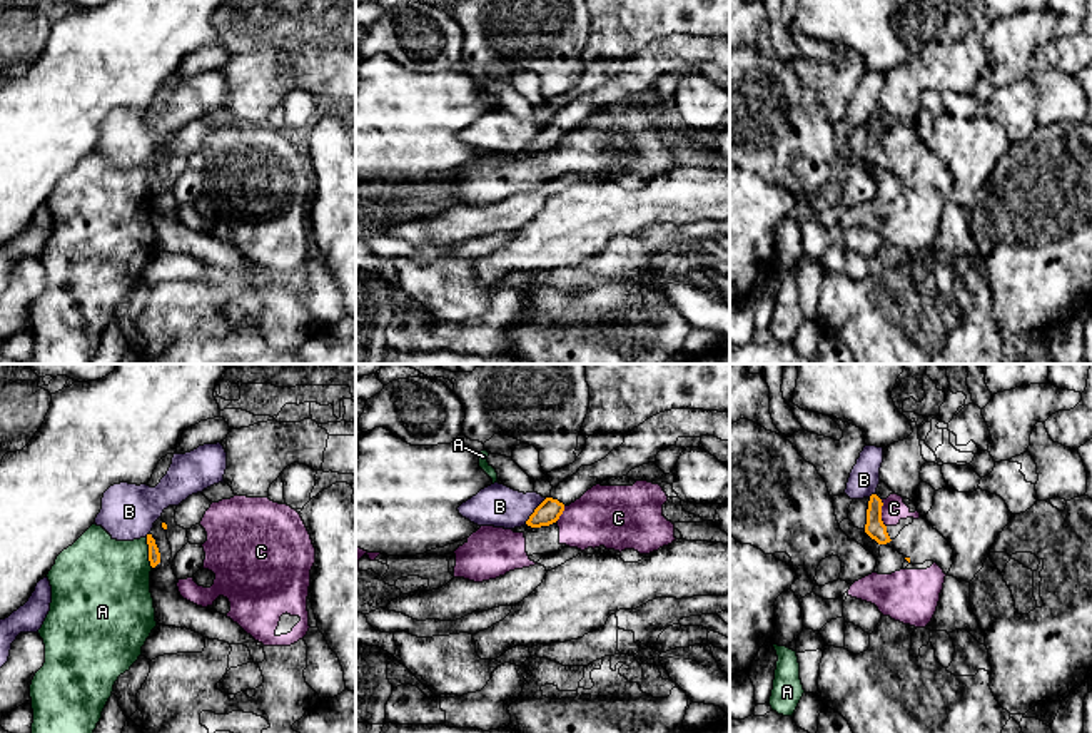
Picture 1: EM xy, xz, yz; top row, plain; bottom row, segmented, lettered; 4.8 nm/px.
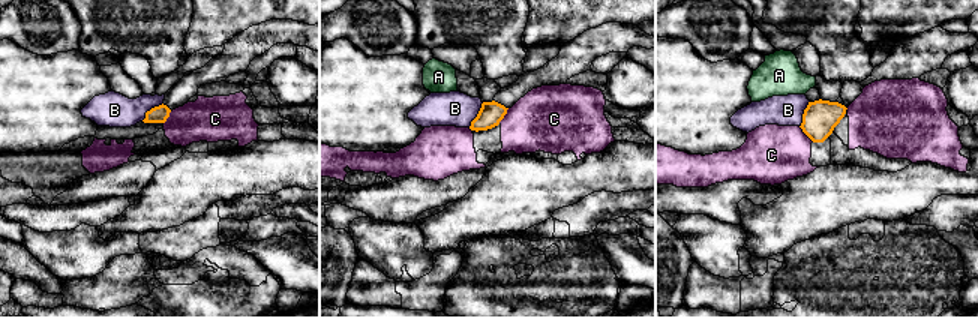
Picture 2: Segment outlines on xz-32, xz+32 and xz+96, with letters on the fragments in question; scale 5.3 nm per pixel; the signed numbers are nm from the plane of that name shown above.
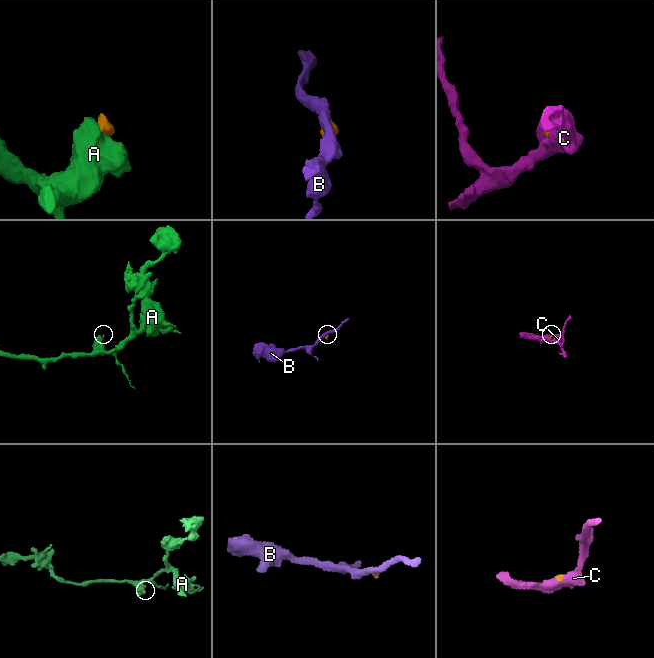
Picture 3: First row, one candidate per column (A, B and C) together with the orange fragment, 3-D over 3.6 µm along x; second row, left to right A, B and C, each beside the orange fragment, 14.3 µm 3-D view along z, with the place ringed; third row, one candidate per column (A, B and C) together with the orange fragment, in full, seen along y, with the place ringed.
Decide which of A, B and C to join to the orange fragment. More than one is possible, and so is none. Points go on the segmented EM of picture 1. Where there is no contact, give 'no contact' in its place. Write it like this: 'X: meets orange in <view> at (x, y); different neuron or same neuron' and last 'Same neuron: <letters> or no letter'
A: meets orange in xy at (149, 551); different neuron
B: meets orange in xz at (535, 511); different neuron
C: meets orange in yz at (880, 513); different neuron
Same neuron: no letter

